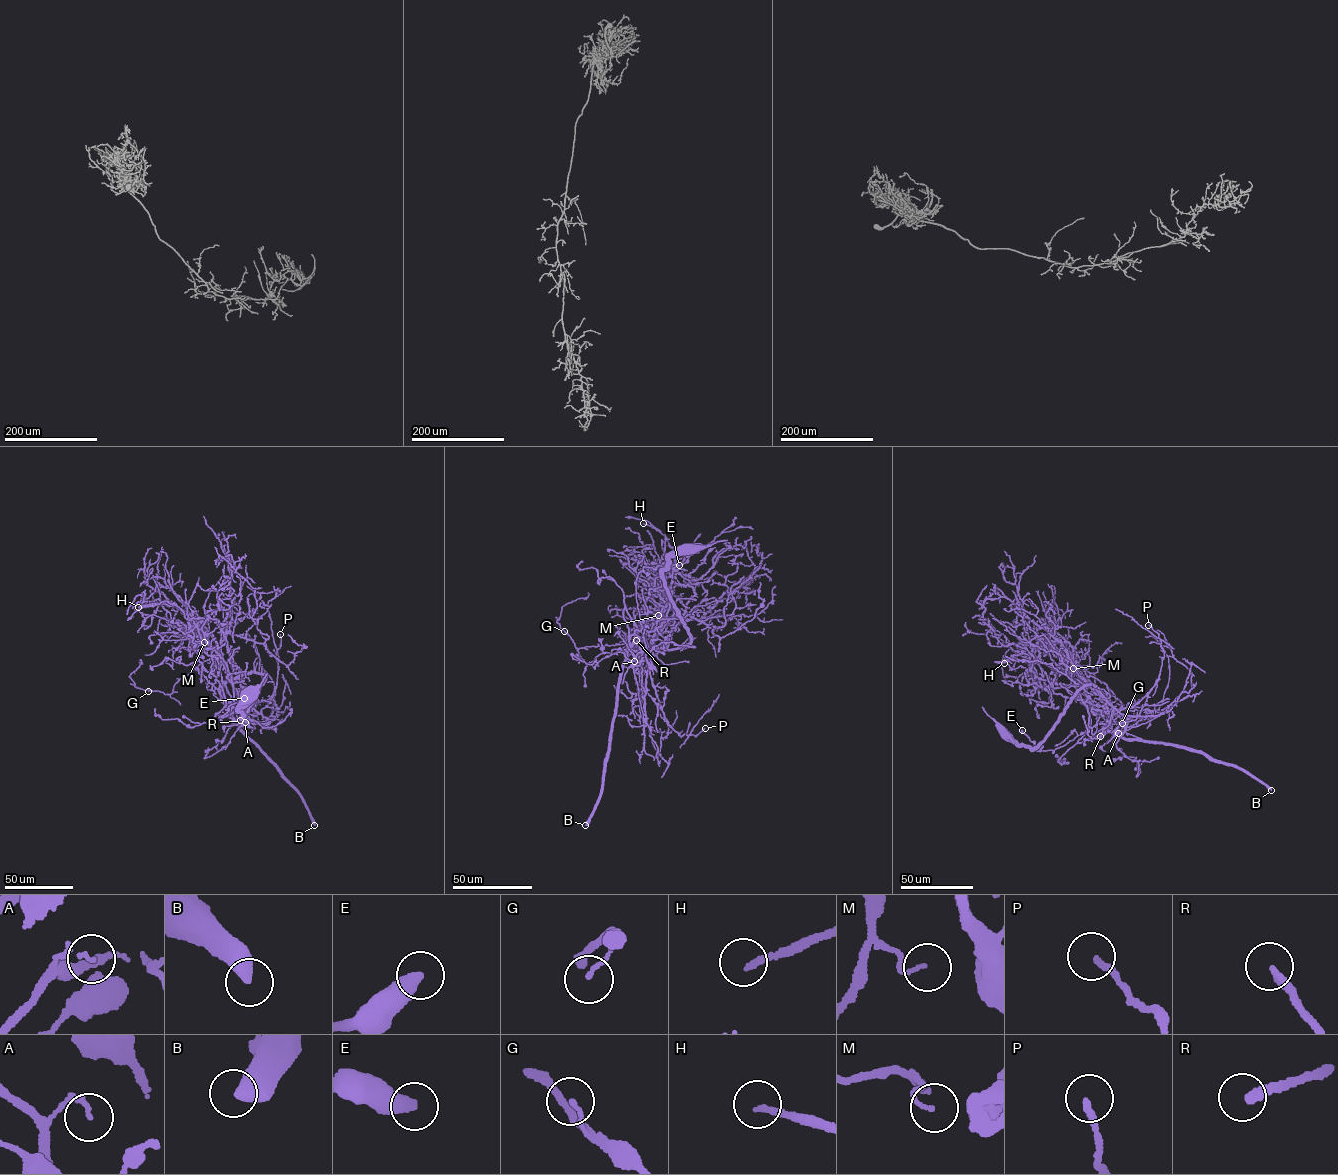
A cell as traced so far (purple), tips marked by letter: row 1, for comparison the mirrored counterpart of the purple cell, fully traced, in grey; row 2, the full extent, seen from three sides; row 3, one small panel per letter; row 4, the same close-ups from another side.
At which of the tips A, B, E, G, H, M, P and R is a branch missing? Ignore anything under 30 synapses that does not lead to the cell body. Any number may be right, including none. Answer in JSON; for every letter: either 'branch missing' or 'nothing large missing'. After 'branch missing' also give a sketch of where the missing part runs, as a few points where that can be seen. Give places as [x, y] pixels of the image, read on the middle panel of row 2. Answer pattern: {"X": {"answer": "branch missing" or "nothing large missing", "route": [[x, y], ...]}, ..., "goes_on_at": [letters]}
{"A": {"answer": "nothing large missing"}, "B": {"answer": "branch missing"}, "E": {"answer": "nothing large missing"}, "G": {"answer": "nothing large missing"}, "H": {"answer": "branch missing", "route": [[643, 523], [626, 523], [613, 532], [612, 537], [623, 546]]}, "M": {"answer": "nothing large missing"}, "P": {"answer": "nothing large missing"}, "R": {"answer": "branch missing", "route": [[636, 640], [620, 626], [617, 611]]}, "goes_on_at": ["B", "H", "R"]}

